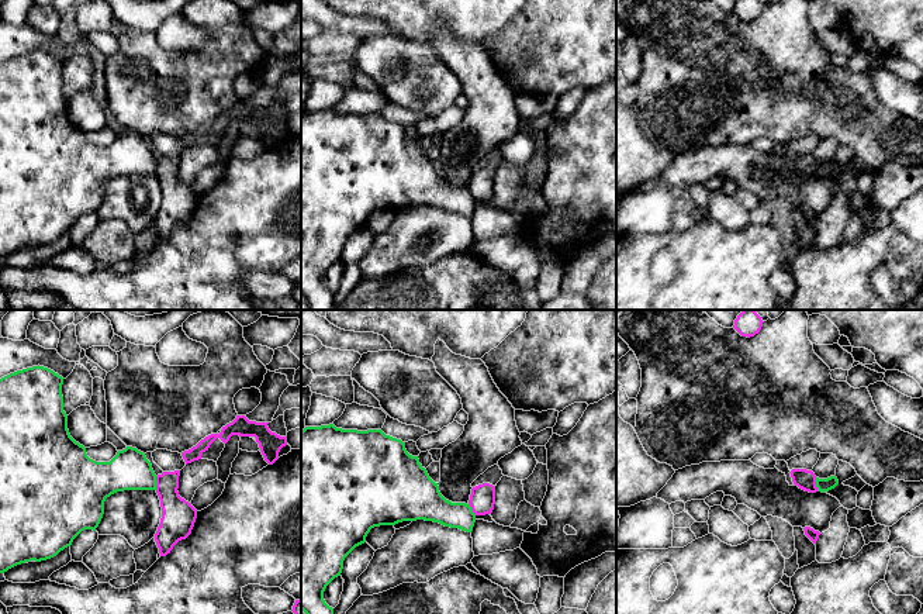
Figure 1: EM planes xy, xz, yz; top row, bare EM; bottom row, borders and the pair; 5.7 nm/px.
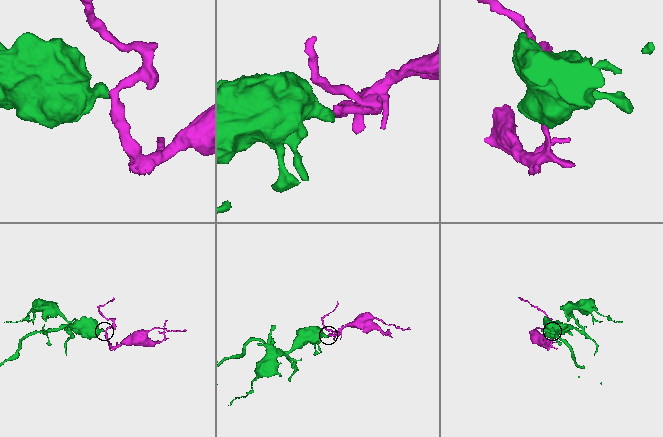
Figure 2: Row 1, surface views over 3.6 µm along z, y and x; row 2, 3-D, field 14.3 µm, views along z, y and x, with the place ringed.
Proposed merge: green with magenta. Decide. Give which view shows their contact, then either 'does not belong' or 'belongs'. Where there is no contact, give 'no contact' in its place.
xy | does not belong

